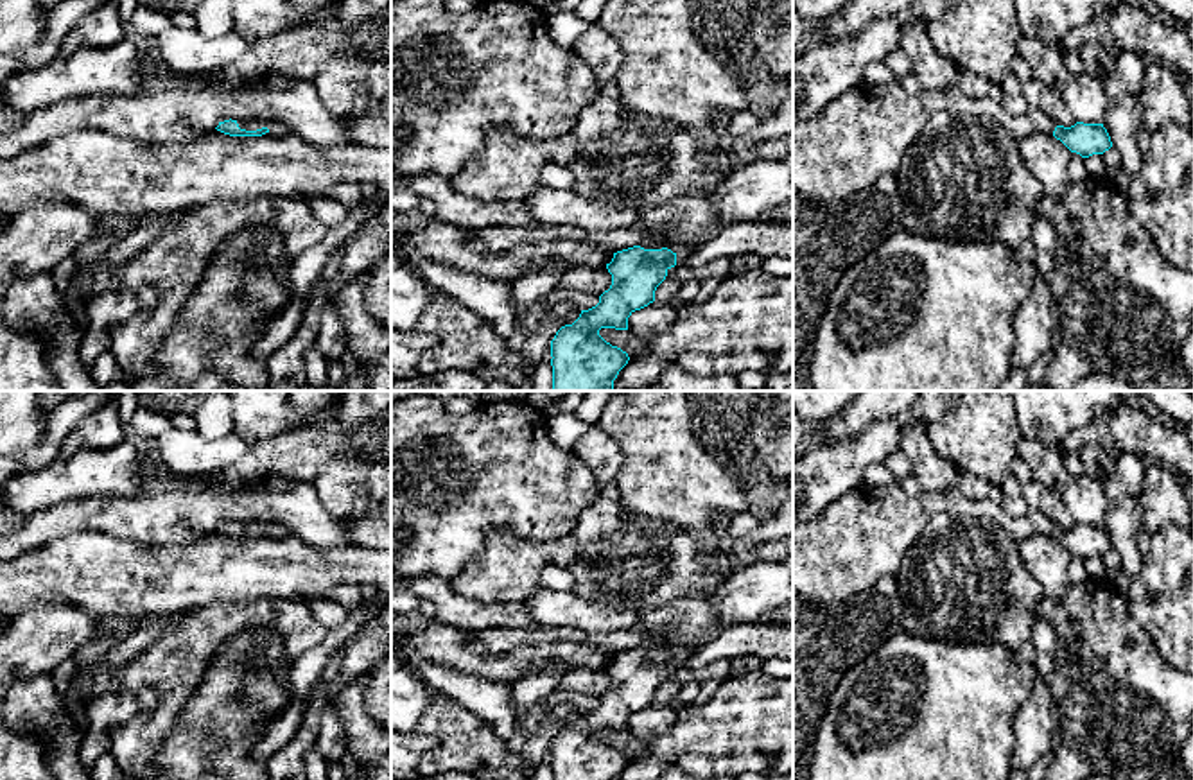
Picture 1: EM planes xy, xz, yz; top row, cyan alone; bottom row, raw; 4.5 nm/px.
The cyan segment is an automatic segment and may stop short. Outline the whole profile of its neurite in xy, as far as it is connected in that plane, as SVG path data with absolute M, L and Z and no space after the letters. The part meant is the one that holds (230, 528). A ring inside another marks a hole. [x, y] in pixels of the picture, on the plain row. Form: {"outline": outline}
{"outline": "M231 520L219 524L215 531L230 538L262 538L269 533L282 533L271 531L260 522L231 522Z"}

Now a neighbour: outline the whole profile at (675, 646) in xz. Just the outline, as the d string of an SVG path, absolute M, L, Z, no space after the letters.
M716 626L716 628L709 629L709 631L703 633L701 638L700 638L696 644L692 644L692 646L684 646L684 644L680 644L673 635L667 633L667 635L666 635L666 638L669 640L669 649L667 649L667 651L671 651L673 654L687 654L687 653L692 653L692 651L696 651L696 647L698 647L700 644L716 638L716 637L719 635L721 628L723 628L723 626Z

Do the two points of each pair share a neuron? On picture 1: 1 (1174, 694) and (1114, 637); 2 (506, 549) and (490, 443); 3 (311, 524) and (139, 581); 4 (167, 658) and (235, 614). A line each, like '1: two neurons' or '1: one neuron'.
1: one neuron
2: two neurons
3: two neurons
4: one neuron

